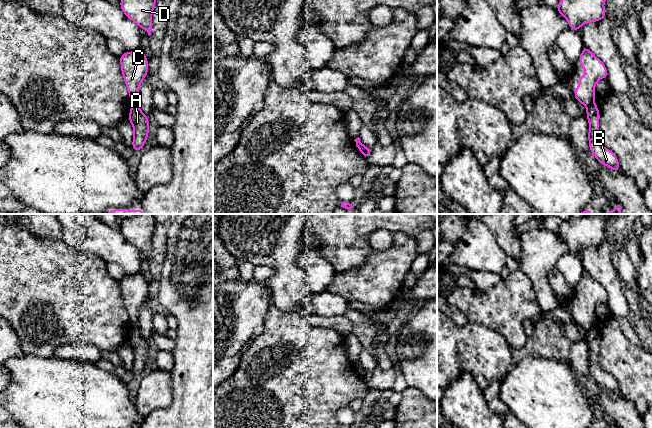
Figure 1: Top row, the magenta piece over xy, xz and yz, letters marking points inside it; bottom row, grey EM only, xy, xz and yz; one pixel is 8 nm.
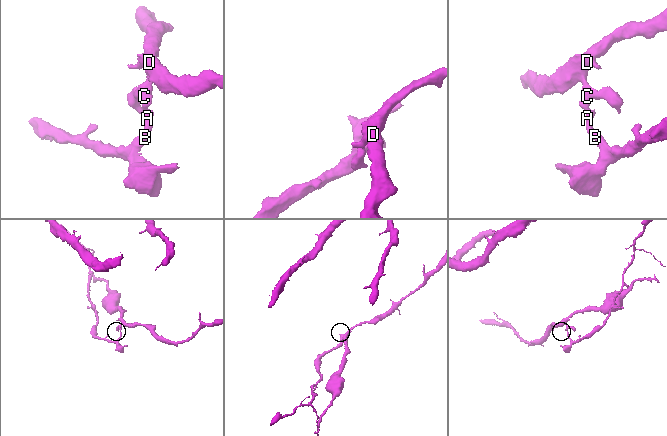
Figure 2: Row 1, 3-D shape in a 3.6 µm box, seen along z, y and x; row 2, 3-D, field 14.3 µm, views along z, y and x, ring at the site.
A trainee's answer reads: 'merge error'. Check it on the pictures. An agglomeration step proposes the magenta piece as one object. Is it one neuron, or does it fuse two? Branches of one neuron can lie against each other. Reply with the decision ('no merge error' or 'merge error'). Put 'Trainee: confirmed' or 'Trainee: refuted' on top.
Trainee: confirmed
merge error

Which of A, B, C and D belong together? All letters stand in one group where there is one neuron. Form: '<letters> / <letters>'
A B / C D

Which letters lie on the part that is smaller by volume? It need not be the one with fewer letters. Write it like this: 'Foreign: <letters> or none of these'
Foreign: A, B

